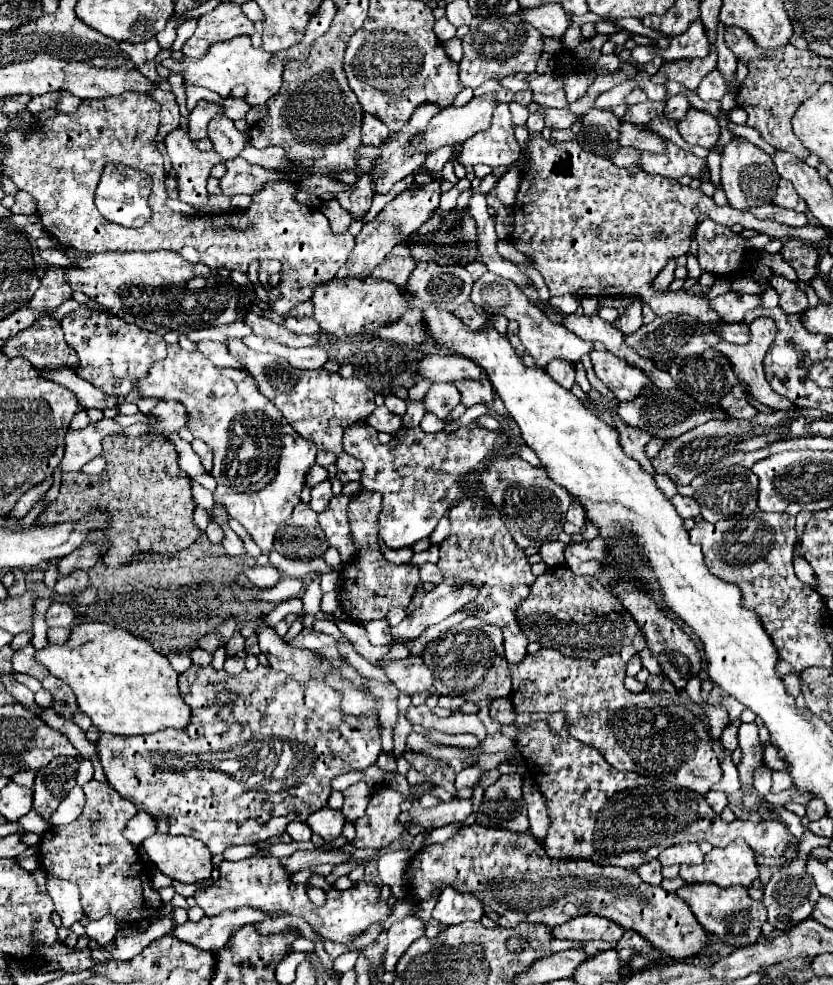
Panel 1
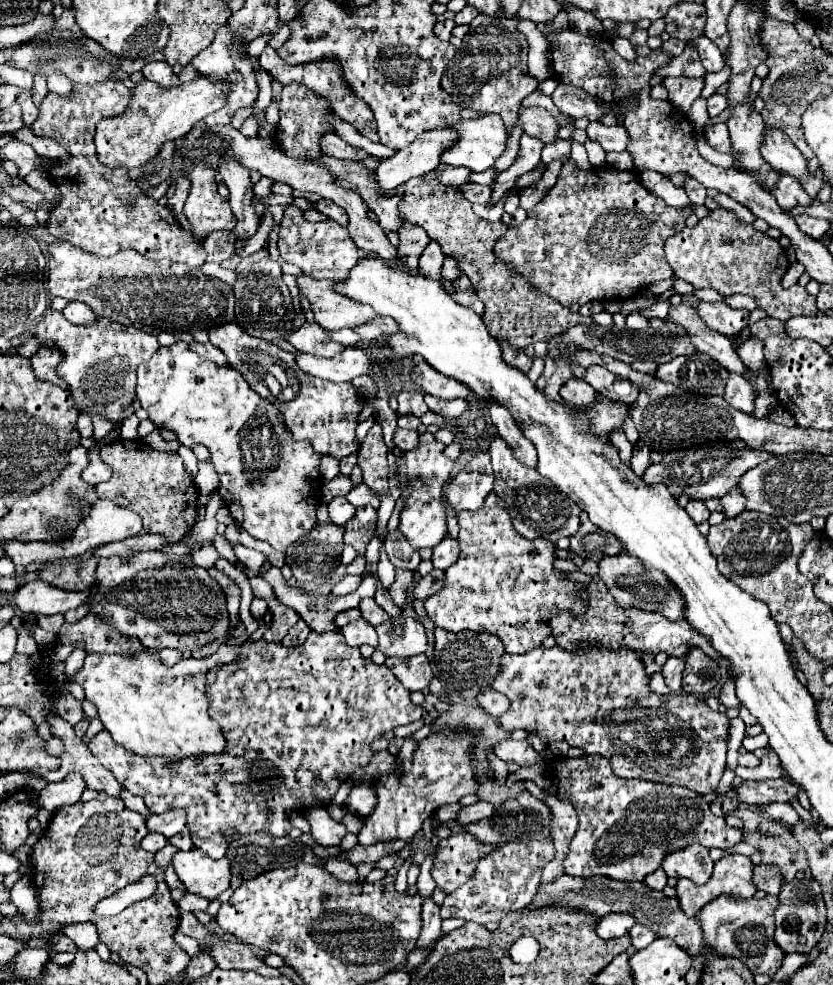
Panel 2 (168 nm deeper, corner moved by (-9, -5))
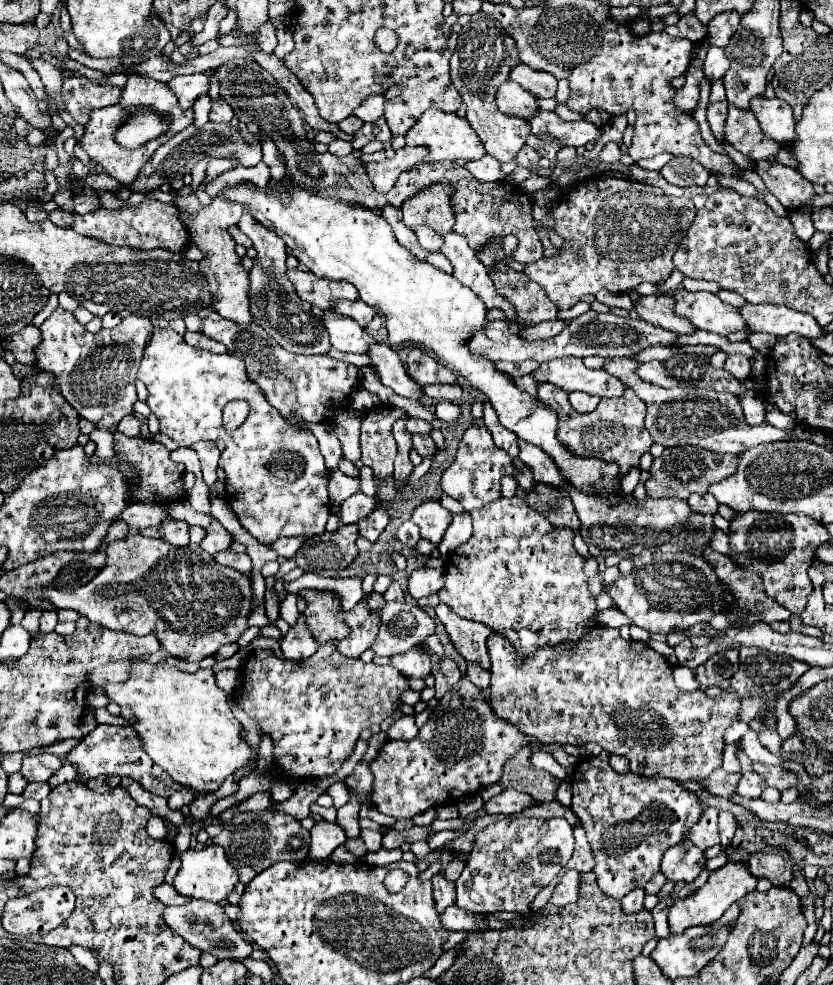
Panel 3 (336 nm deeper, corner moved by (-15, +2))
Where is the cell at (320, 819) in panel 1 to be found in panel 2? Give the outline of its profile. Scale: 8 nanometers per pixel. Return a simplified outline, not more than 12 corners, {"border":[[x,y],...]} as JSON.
{"border":[[325,807],[303,815],[317,845],[339,845],[345,825],[333,821]]}

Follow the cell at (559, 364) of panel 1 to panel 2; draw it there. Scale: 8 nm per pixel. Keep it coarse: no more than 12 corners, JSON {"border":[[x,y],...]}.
{"border":[[571,377],[561,397],[573,407],[595,403],[593,387]]}

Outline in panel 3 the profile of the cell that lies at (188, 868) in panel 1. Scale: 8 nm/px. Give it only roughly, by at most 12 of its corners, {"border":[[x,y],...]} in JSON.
{"border":[[221,846],[189,848],[177,892],[221,902],[239,882]]}

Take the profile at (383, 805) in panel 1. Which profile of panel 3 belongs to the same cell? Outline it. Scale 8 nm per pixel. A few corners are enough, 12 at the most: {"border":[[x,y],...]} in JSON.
{"border":[[463,678],[371,762],[411,820],[495,784],[529,738]]}

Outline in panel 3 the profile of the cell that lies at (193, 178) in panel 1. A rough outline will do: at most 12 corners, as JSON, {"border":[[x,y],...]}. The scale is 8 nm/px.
{"border":[[223,194],[183,212],[203,252],[213,308],[251,322],[247,270],[227,228],[243,214]]}

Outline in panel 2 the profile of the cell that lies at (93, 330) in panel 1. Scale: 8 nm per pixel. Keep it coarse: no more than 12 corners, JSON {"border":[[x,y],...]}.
{"border":[[47,311],[35,337],[59,347],[77,411],[119,423],[137,365],[159,347],[141,329]]}

